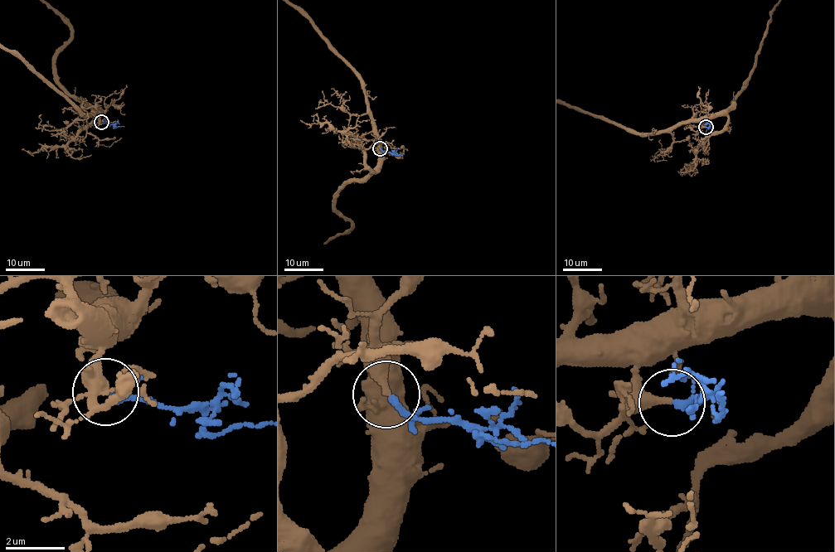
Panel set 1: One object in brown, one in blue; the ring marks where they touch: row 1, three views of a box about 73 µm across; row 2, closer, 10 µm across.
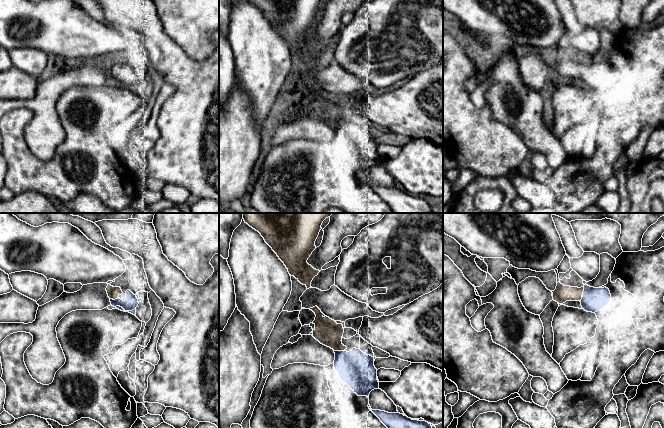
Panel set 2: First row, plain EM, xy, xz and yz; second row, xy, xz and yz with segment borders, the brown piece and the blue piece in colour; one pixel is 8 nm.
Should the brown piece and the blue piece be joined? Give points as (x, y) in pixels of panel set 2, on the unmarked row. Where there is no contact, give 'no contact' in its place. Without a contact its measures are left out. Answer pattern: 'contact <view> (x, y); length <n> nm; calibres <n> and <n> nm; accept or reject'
contact xz (339, 126); length 90 nm; calibres 200 and 280 nm; accept

